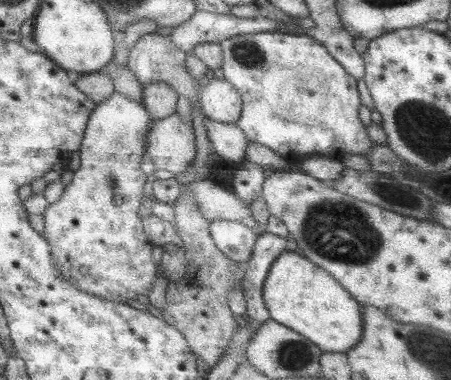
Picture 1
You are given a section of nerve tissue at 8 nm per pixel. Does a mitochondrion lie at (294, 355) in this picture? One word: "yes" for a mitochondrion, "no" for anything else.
yes

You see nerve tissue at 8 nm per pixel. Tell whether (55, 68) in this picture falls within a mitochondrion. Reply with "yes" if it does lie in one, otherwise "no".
no

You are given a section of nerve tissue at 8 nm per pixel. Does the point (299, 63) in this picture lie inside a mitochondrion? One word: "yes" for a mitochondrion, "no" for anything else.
no

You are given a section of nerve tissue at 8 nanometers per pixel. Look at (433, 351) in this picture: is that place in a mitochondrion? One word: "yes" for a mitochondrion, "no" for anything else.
yes

